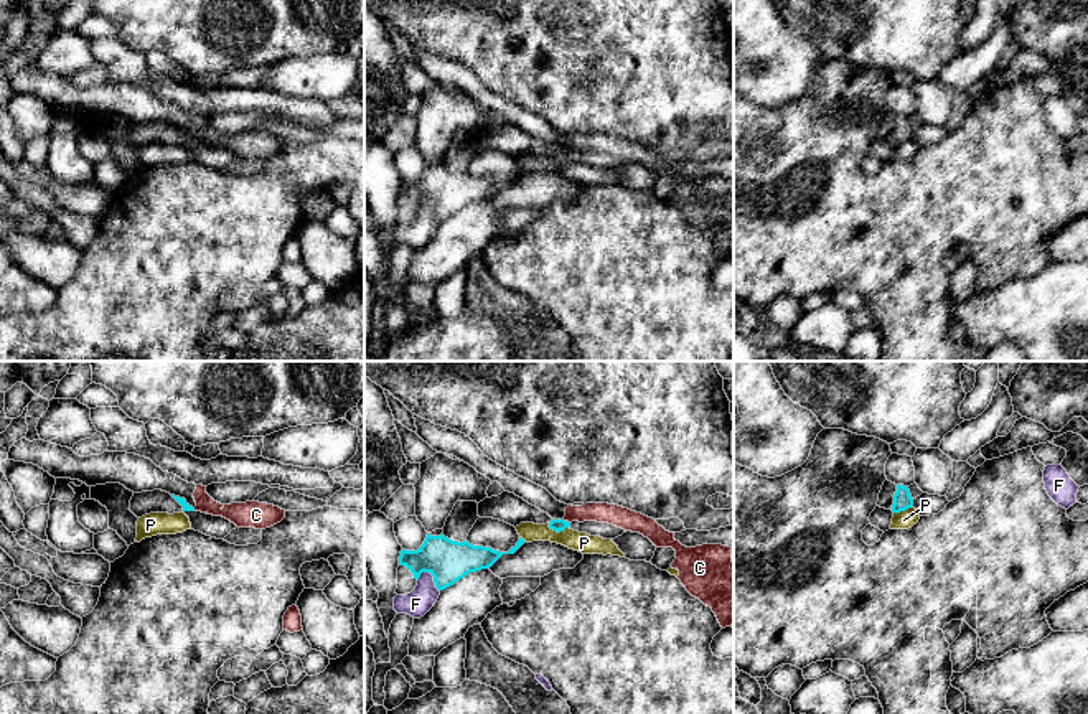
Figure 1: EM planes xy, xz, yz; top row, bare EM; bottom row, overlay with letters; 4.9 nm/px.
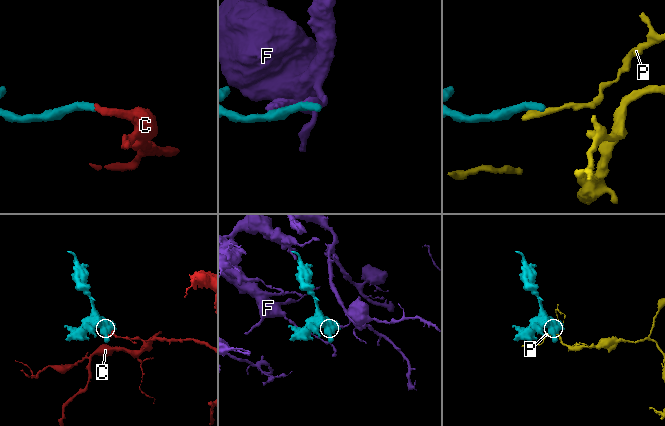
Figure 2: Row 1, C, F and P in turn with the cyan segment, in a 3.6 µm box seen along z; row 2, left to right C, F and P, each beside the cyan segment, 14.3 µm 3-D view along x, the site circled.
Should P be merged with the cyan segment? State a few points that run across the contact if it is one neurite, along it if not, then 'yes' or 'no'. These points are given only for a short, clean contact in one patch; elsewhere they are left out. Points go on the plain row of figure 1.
xz (548, 154), (558, 162), (567, 157) | no

